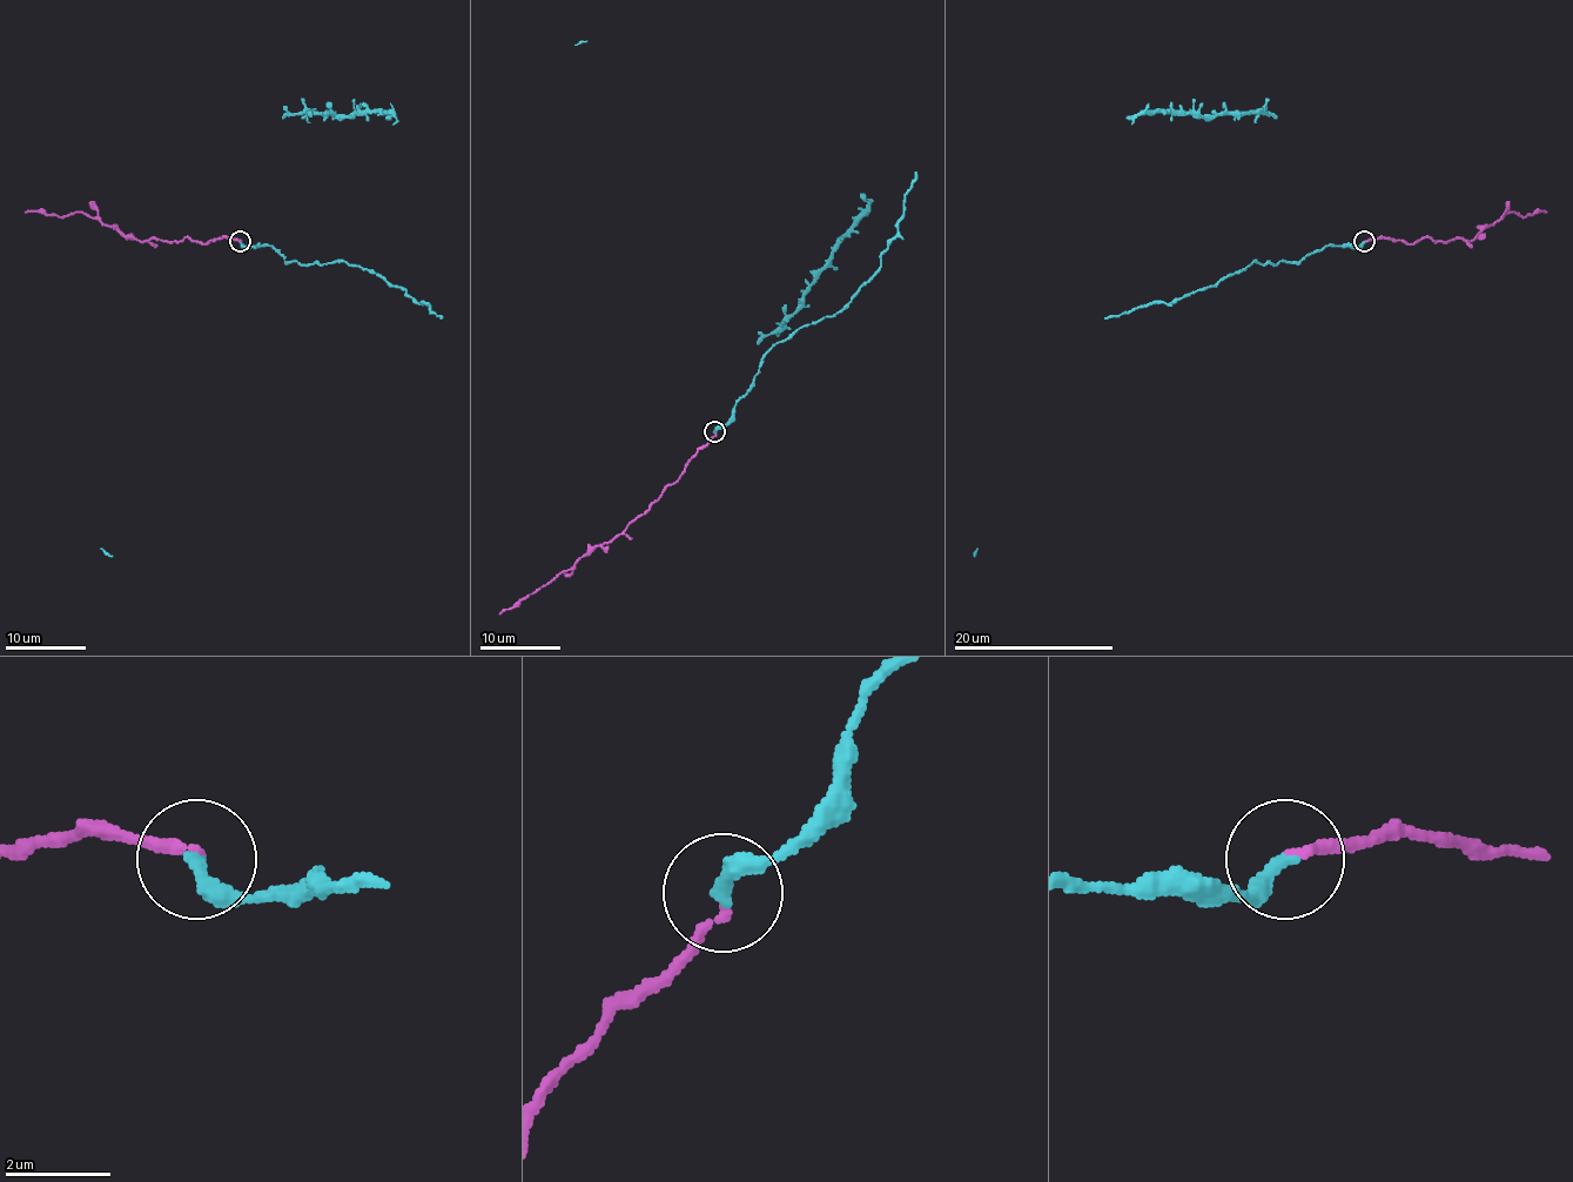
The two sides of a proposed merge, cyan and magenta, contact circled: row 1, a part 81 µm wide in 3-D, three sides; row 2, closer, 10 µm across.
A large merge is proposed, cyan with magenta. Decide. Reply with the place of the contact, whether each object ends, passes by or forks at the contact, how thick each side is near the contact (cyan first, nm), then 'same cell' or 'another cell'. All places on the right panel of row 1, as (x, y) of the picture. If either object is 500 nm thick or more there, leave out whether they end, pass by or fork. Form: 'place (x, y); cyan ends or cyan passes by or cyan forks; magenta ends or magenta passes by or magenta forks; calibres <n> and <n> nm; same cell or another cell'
place (1364, 241); cyan ends; magenta ends; calibres 340 and 150 nm; another cell

